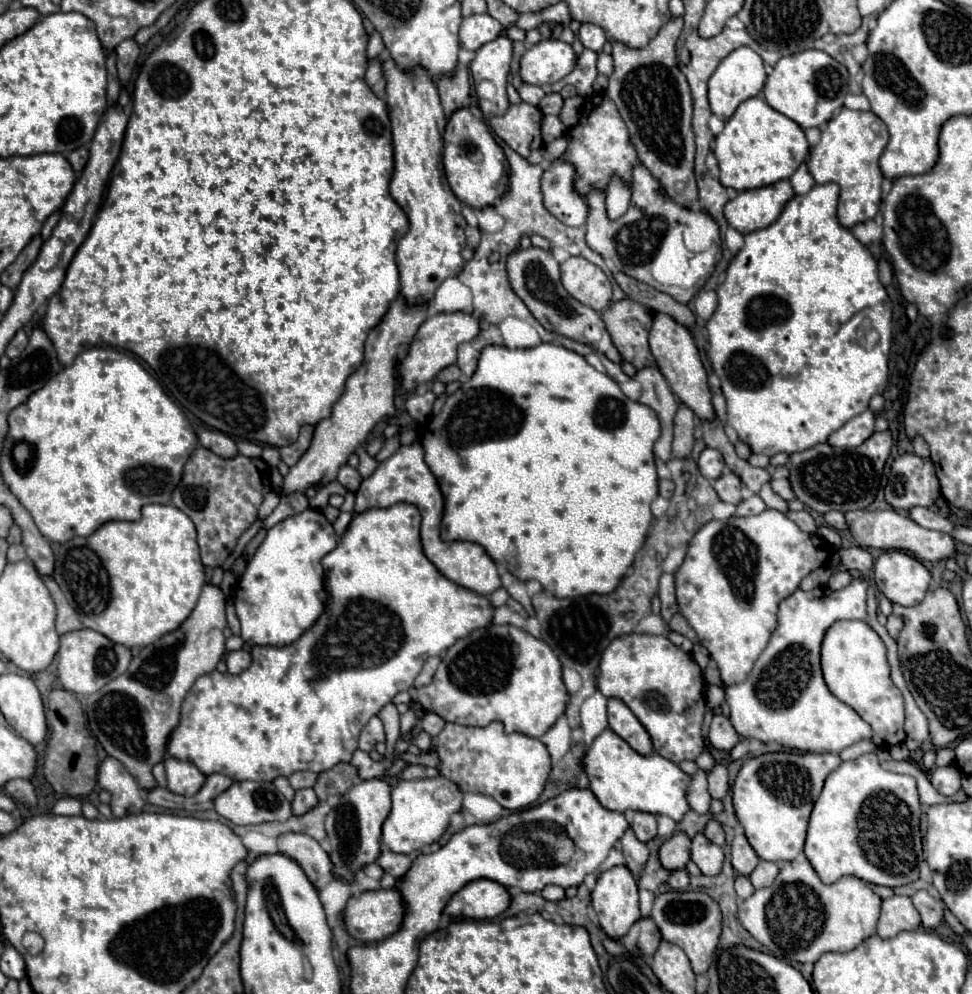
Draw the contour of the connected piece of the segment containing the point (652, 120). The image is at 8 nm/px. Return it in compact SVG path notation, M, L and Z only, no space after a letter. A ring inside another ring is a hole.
M673 16L645 48L633 50L623 46L621 42L615 42L611 52L615 70L609 76L607 96L617 104L619 114L629 128L631 144L635 146L643 166L647 166L649 172L659 178L659 182L675 202L689 206L697 200L697 186L693 176L695 140L691 130L693 100L689 84L679 70L675 56L675 42L681 34L681 28L683 18ZM677 182L683 182L685 190L677 192Z

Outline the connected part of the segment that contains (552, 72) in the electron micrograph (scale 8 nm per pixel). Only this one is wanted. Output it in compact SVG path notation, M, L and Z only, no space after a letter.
M541 40L531 46L519 62L519 76L525 84L551 86L565 78L575 66L575 52L561 40Z

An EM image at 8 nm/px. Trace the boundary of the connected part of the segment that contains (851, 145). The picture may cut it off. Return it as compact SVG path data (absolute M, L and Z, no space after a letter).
M843 108L837 116L833 116L821 132L821 140L811 148L807 168L817 184L835 182L841 186L839 196L839 224L851 228L855 224L873 220L879 212L881 204L881 168L879 156L883 154L889 142L887 126L873 112L857 112Z

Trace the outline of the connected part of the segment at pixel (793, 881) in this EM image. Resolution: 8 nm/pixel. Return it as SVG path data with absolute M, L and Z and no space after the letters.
M801 854L783 864L773 886L755 890L751 898L741 900L739 920L773 956L785 962L817 962L825 952L849 952L873 936L879 906L881 898L863 880L843 876L835 884L823 884Z

